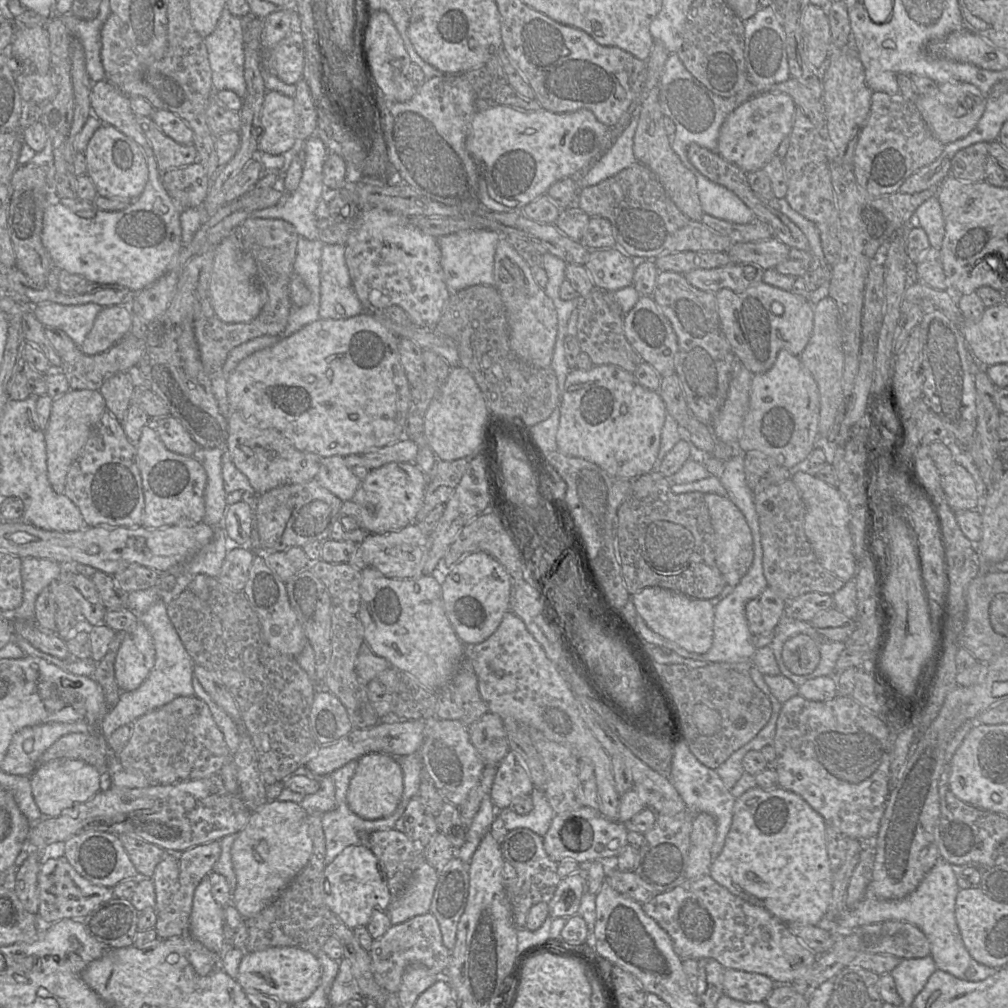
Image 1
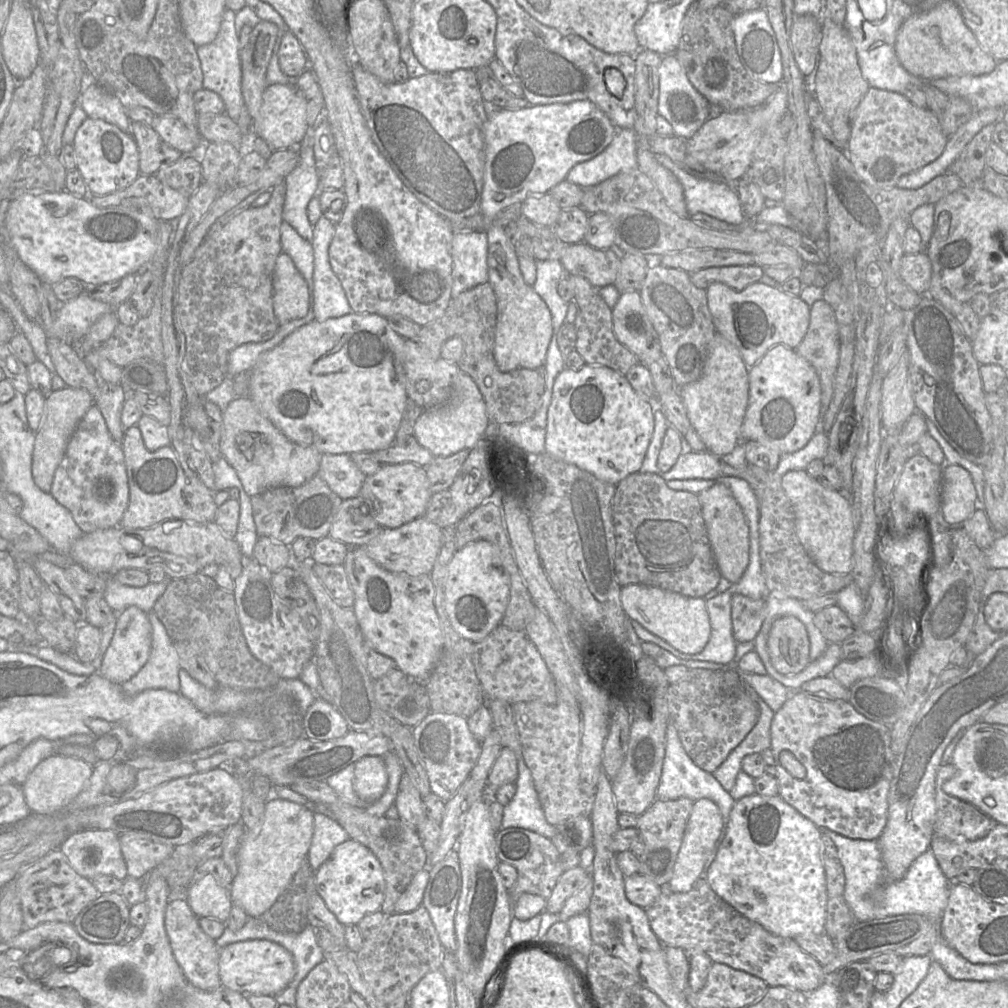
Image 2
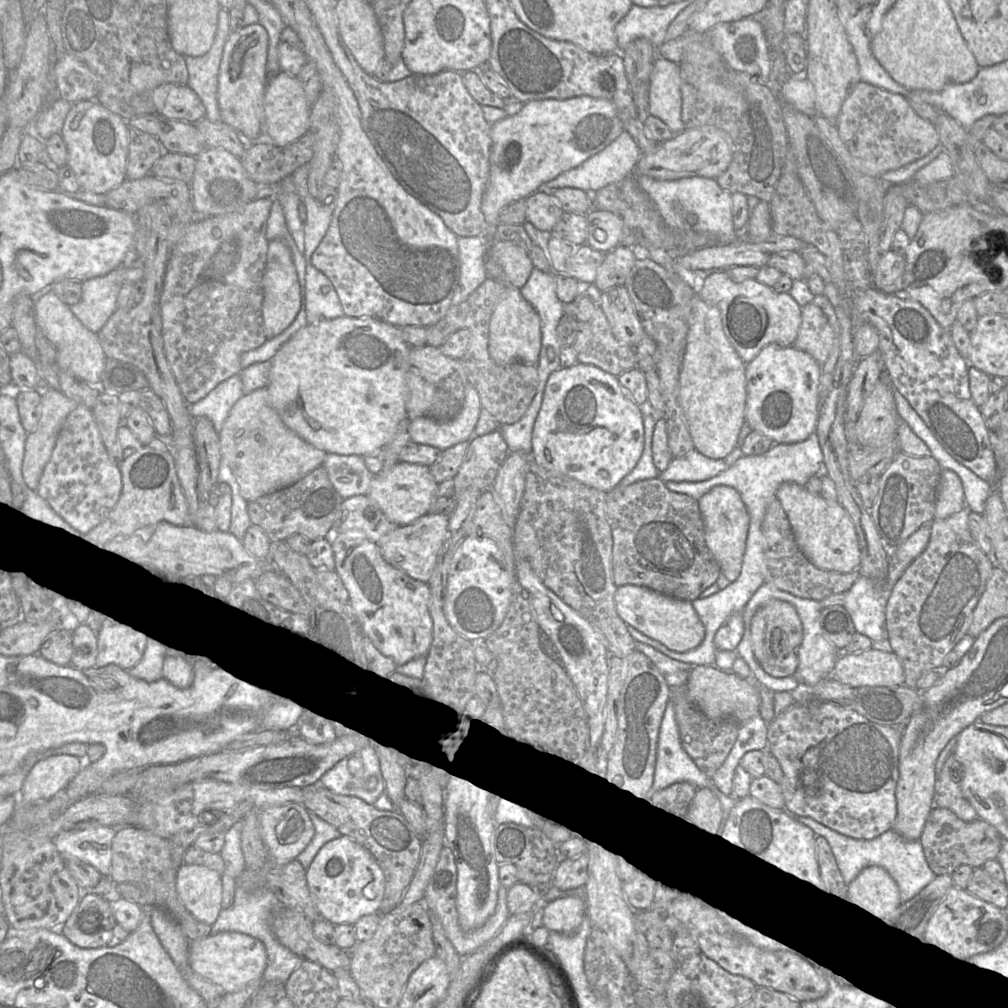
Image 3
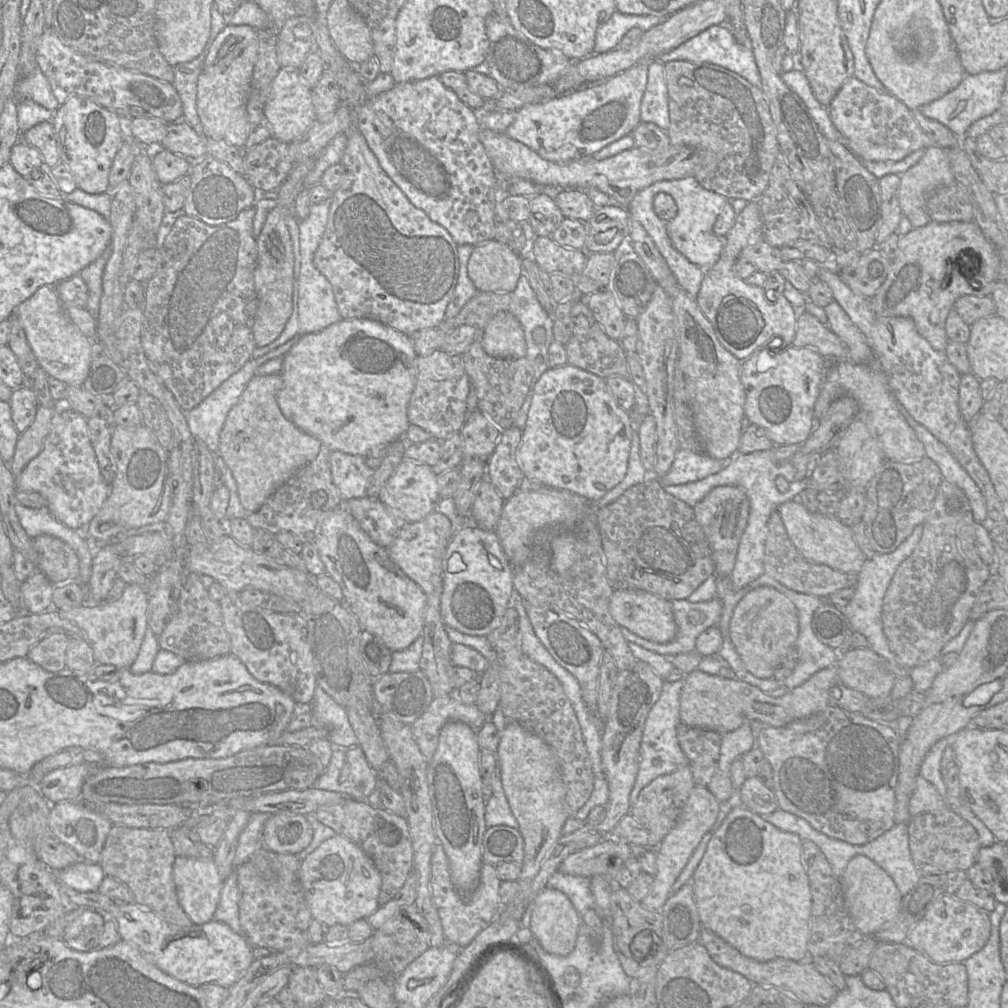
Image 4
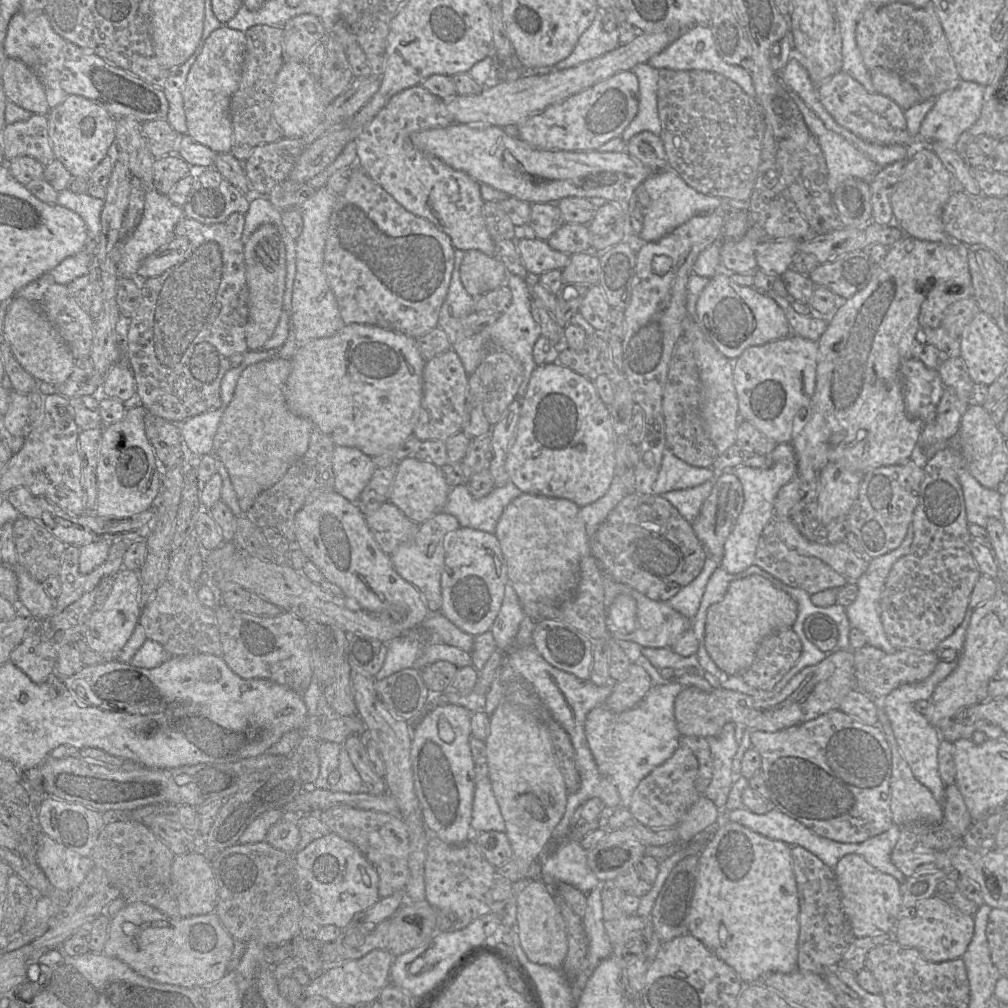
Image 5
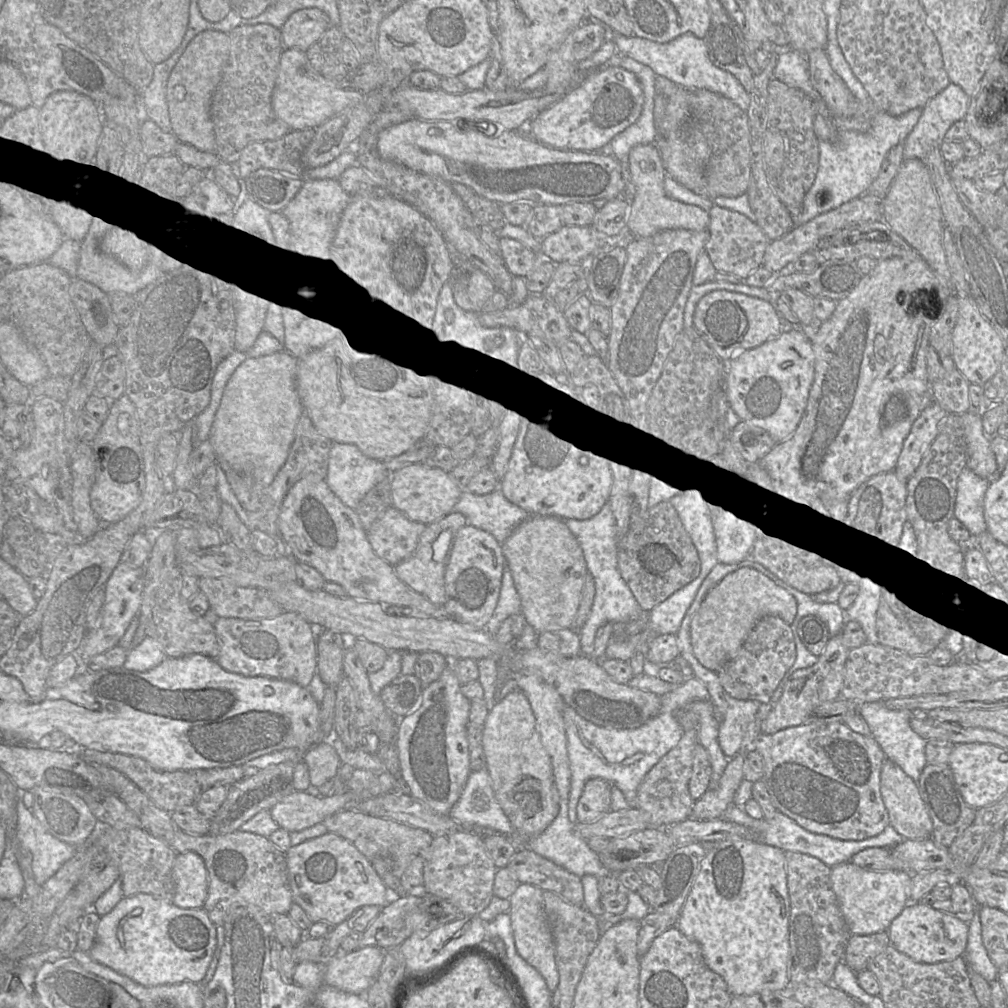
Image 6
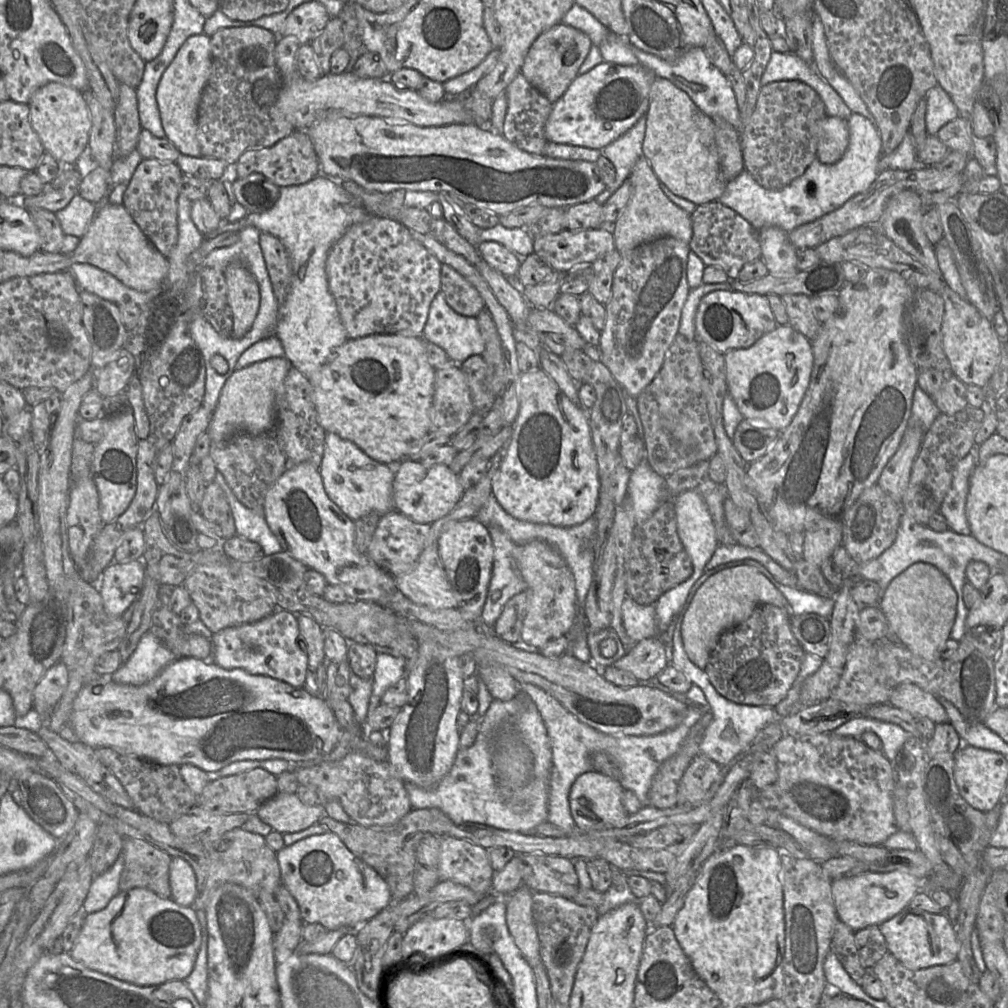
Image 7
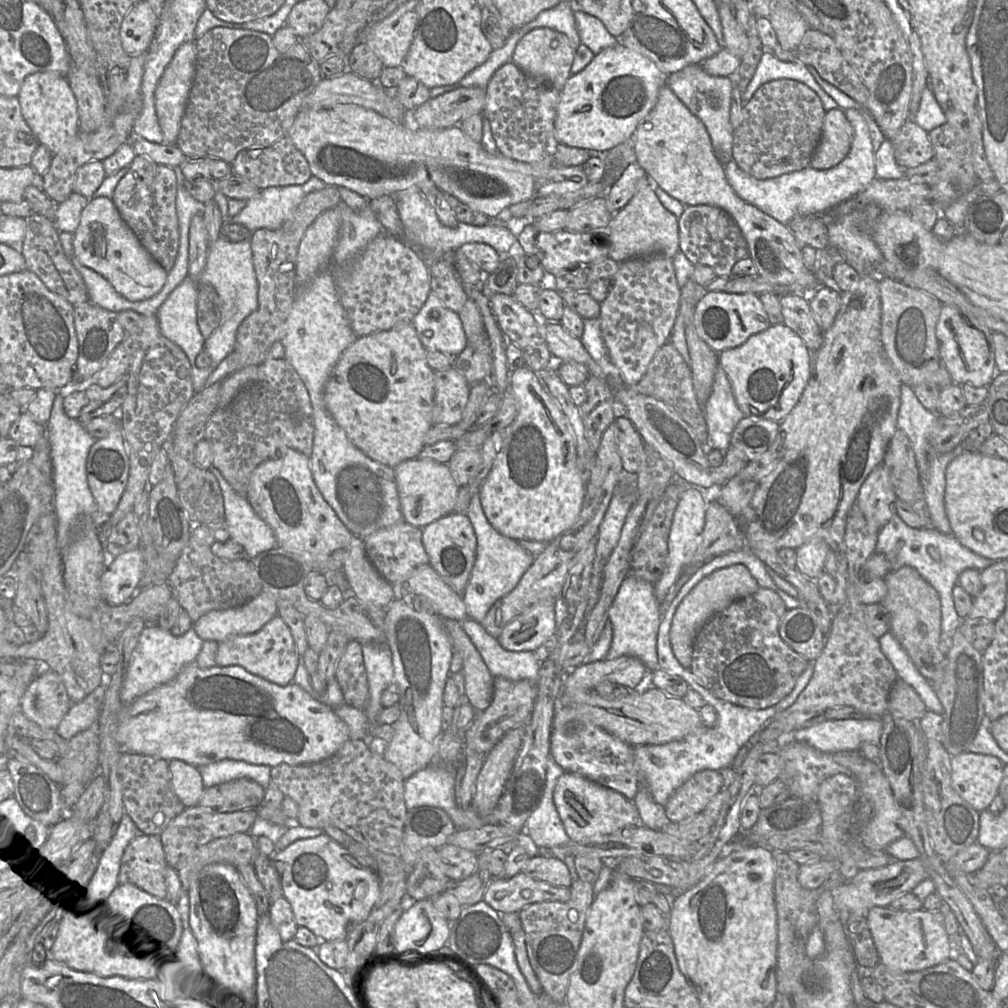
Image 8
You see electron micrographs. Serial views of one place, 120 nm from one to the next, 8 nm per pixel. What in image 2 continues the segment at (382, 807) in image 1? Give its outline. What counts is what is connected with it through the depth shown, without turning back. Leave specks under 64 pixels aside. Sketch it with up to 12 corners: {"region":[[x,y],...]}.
{"region":[[364,756],[354,765],[353,789],[365,802],[388,785],[383,757]]}

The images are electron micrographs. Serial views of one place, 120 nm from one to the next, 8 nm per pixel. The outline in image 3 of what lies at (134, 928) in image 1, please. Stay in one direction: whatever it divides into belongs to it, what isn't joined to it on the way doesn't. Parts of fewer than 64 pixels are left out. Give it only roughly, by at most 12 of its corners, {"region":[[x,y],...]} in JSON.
{"region":[[84,892],[57,930],[79,948],[107,946],[110,898]]}

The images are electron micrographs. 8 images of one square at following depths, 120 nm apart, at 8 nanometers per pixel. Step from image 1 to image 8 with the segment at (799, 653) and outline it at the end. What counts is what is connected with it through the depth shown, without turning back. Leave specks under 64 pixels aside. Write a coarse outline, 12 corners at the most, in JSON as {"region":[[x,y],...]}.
{"region":[[742,564],[713,571],[678,605],[669,639],[689,669],[699,630],[758,590]]}

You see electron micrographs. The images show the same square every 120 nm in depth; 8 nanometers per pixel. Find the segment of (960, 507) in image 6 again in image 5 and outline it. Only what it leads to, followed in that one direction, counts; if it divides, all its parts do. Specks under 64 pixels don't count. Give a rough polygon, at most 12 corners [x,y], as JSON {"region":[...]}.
{"region":[[959,469],[968,523],[1001,520],[1002,494]]}

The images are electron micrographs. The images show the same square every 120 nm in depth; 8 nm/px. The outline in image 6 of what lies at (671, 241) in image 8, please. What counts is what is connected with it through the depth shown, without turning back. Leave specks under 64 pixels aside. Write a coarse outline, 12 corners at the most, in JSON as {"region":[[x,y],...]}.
{"region":[[655,143],[628,155],[635,197],[626,228],[707,230],[709,211],[668,197]]}

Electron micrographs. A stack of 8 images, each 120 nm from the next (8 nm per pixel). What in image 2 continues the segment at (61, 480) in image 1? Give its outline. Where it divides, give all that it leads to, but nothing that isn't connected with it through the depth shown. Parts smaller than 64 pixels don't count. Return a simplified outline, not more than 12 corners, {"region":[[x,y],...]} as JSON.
{"region":[[52,390],[36,431],[32,477],[50,493],[67,444],[94,402]]}

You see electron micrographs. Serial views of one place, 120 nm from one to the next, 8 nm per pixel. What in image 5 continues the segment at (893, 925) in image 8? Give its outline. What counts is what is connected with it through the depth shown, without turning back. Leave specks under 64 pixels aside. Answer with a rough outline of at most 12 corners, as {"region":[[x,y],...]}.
{"region":[[935,896],[904,909],[892,937],[930,962],[961,958],[974,917]]}

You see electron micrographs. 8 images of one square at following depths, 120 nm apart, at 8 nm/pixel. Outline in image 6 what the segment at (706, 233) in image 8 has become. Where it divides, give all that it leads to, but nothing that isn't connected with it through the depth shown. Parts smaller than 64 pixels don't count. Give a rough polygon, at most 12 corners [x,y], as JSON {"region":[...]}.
{"region":[[714,205],[704,251],[745,280],[769,244],[745,215]]}

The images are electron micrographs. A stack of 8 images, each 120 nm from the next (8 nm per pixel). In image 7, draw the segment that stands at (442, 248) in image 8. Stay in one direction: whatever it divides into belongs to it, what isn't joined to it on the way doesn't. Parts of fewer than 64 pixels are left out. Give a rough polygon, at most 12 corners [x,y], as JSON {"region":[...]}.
{"region":[[501,223],[480,231],[480,241],[494,241],[515,254],[534,252],[526,228]]}

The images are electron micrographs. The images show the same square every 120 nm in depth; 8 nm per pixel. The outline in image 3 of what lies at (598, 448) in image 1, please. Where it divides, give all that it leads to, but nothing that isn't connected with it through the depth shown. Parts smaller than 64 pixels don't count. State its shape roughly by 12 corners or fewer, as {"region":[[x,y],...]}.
{"region":[[578,363],[547,380],[532,460],[609,493],[644,449],[643,409]]}

